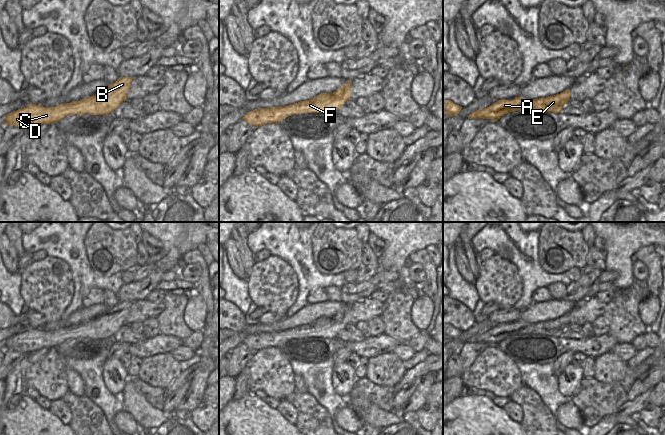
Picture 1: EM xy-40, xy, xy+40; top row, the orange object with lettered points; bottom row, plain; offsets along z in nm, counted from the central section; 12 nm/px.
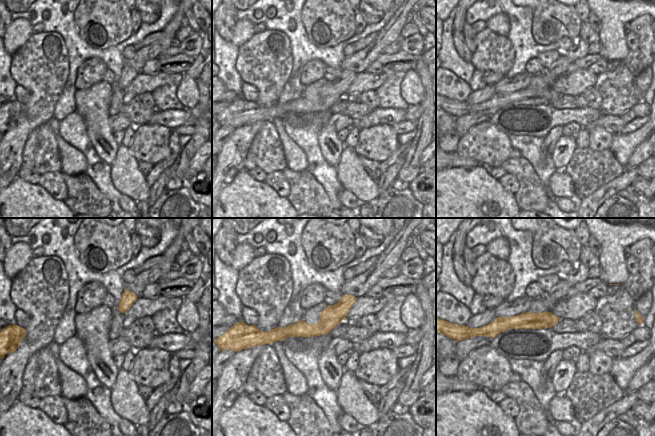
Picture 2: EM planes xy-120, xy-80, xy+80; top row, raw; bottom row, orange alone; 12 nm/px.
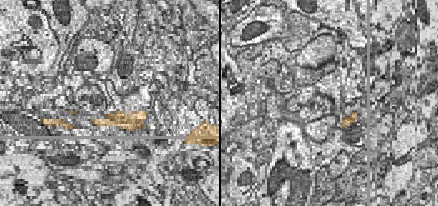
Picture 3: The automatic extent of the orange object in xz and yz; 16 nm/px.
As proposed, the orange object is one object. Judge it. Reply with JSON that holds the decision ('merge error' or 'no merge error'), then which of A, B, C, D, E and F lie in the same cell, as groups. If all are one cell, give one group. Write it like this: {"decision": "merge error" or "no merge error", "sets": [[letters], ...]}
{"decision": "merge error", "sets": [["A", "E", "F"], ["B", "C", "D"]]}

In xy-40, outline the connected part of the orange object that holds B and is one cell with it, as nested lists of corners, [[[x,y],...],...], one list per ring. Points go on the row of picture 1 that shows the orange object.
[[[120,77],[115,83],[110,84],[104,91],[90,97],[94,104],[115,105],[118,107],[126,101],[126,94],[130,88],[132,77]]]

